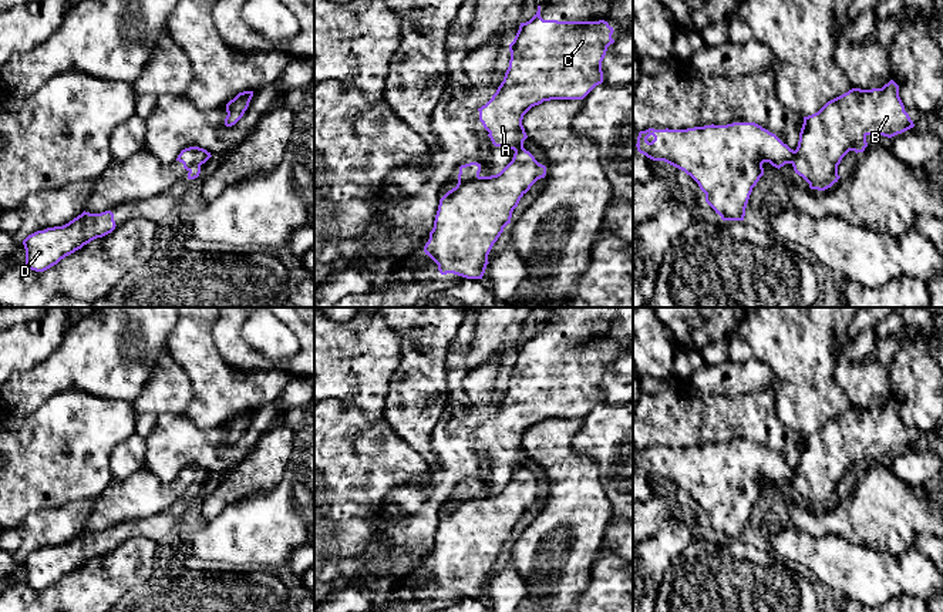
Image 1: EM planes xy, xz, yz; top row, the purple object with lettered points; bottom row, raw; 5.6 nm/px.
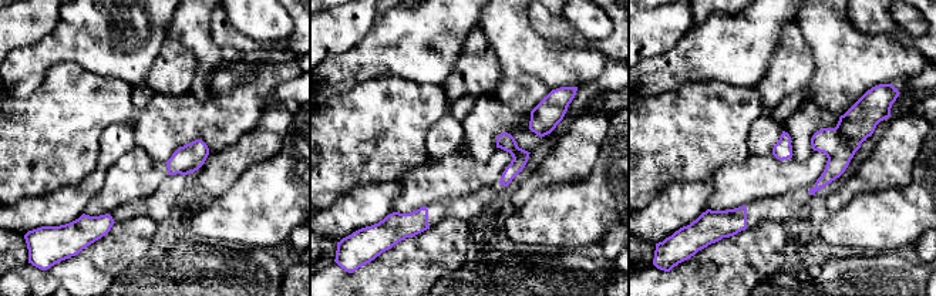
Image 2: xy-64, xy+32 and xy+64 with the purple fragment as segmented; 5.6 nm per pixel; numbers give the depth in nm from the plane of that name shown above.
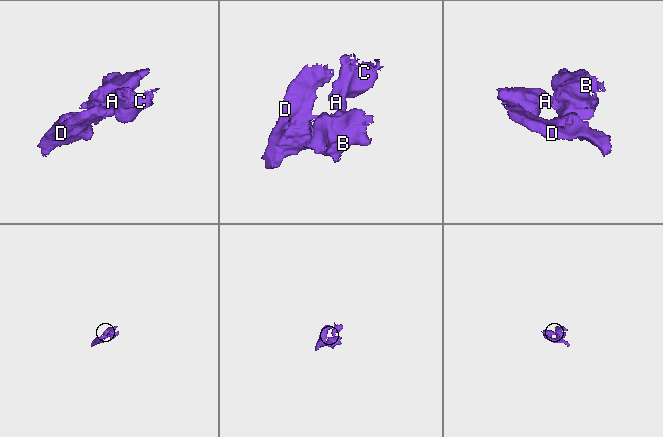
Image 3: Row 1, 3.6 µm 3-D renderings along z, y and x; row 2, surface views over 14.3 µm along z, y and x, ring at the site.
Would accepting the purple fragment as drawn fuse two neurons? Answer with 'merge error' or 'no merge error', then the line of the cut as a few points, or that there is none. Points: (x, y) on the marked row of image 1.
merge error; cut in yz along (795, 151), (795, 158), (791, 162)

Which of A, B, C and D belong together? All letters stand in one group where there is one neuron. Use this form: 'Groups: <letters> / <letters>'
Groups: A C / B D

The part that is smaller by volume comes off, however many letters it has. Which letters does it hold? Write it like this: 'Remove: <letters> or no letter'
Remove: A, C

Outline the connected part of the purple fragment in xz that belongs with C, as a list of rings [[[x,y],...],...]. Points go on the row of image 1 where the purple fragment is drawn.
[[[540,6],[536,14],[519,30],[509,44],[511,60],[504,81],[492,98],[478,108],[479,121],[489,132],[495,147],[522,149],[528,138],[522,125],[523,115],[535,105],[550,100],[583,100],[603,83],[602,61],[607,47],[614,43],[613,27],[607,21],[543,20]]]

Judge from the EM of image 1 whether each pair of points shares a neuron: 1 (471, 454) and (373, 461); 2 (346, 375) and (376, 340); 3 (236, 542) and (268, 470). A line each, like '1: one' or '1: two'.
1: two
2: one
3: two

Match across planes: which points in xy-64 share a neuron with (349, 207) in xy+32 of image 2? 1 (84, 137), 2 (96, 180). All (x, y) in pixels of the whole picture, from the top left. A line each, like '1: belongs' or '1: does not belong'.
1: does not belong
2: belongs

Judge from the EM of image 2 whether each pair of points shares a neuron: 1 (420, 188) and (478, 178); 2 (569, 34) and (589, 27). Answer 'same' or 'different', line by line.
1: same
2: different

